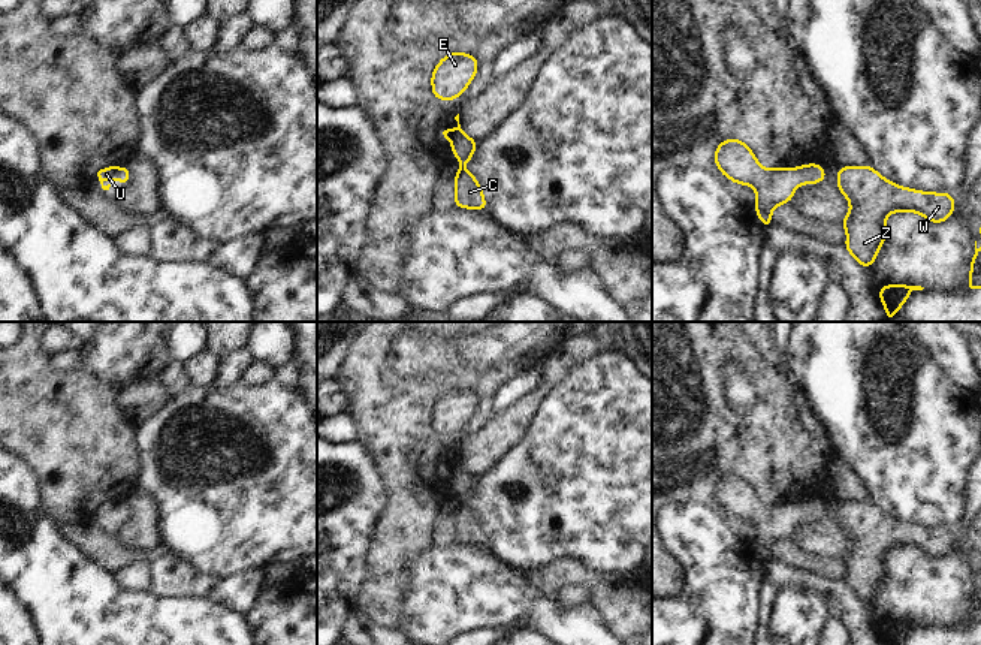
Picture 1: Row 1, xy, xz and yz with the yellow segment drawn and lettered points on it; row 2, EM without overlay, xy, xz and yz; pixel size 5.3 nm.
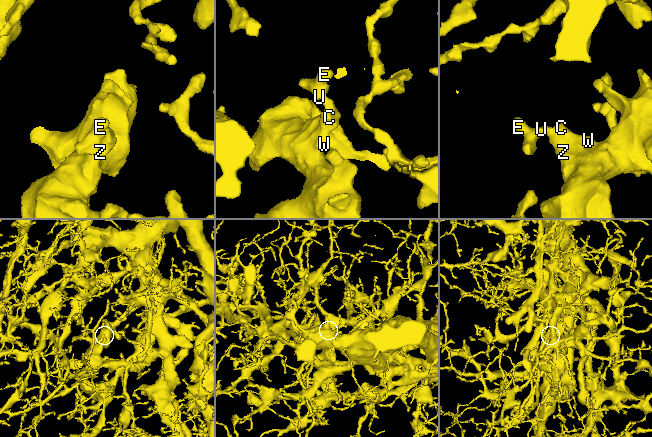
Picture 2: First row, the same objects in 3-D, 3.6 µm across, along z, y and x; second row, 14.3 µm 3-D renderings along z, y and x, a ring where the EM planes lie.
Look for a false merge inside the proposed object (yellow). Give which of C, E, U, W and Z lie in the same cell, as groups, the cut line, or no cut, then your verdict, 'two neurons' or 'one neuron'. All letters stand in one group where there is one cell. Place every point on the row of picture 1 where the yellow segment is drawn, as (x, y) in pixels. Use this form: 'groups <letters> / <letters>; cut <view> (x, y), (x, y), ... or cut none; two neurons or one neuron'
groups C E U W Z; cut none; one neuron

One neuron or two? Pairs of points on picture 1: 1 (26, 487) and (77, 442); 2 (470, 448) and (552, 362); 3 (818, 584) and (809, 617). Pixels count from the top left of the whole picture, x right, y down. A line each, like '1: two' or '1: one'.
1: two
2: one
3: two

